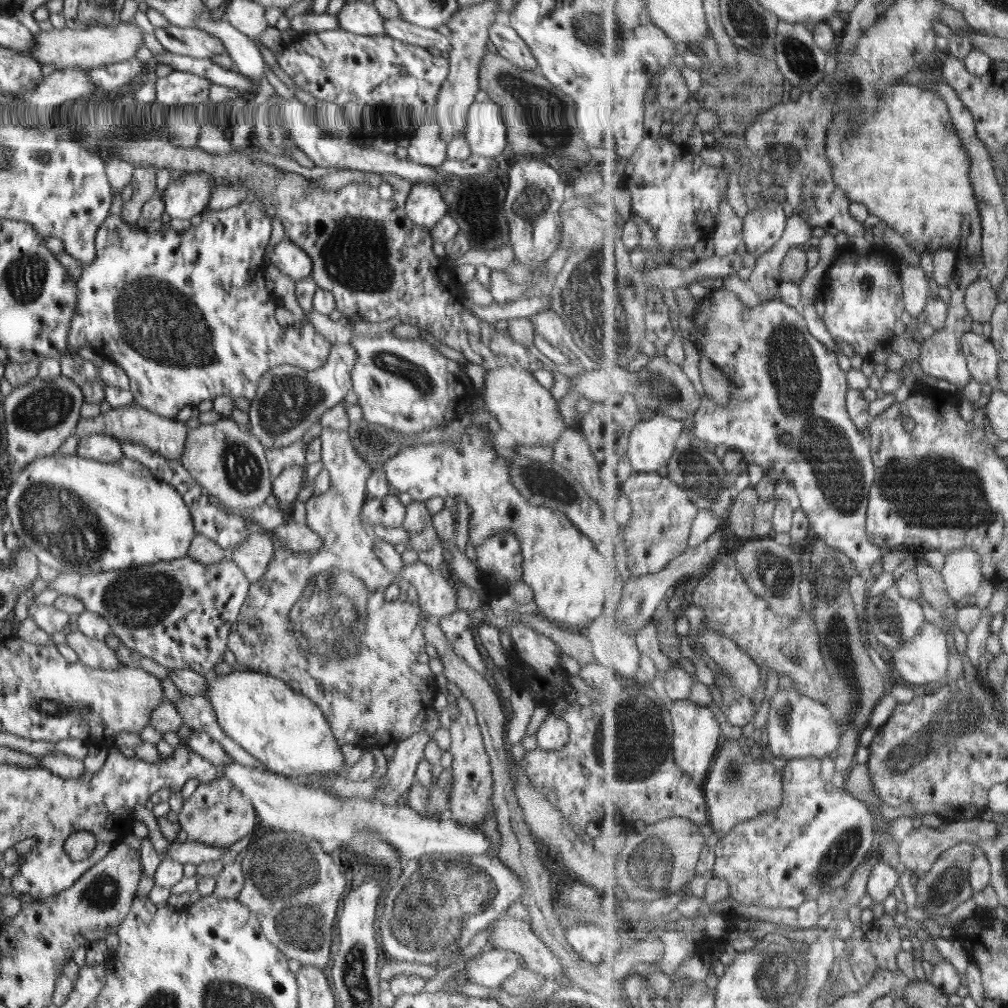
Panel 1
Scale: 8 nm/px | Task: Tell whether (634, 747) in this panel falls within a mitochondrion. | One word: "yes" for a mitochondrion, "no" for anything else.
yes

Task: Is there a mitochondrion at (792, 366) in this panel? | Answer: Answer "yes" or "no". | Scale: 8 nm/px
yes

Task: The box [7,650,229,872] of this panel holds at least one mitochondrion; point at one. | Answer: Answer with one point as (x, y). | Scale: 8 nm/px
(50, 706)

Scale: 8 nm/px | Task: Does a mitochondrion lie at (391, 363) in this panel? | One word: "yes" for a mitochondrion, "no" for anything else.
yes

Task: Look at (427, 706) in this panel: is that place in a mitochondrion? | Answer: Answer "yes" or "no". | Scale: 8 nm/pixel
no

